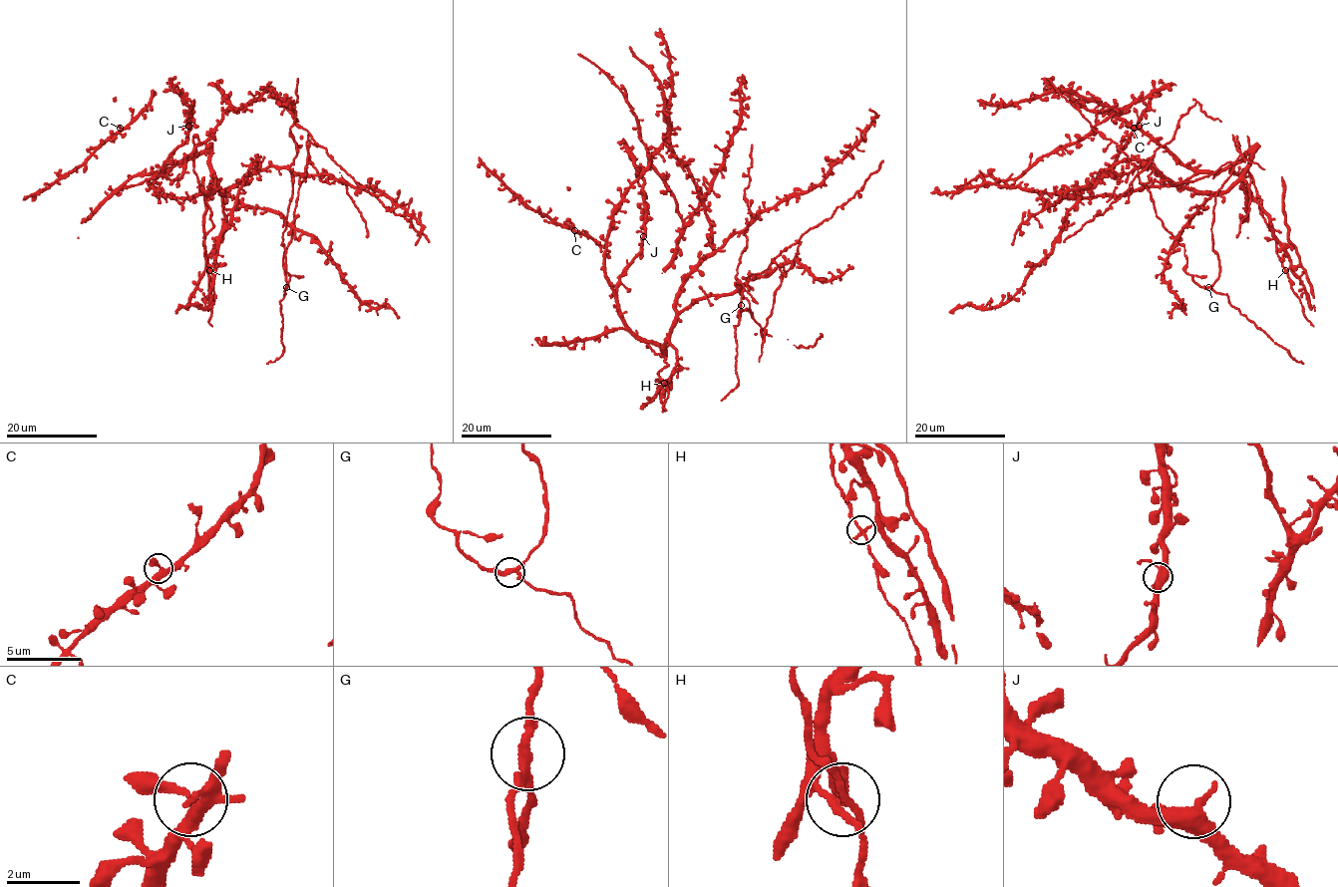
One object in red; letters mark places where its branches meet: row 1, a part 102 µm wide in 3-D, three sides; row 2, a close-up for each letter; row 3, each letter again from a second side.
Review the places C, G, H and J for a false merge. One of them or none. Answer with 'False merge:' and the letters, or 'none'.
False merge: G

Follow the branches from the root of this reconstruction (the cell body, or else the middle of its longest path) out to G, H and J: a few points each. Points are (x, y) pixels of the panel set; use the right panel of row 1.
G: (1140, 181), (1151, 193), (1156, 215), (1163, 226), (1184, 248), (1185, 272), (1199, 285), (1208, 288)
H: (1140, 181), (1140, 166), (1200, 191), (1228, 191), (1244, 180), (1288, 258), (1285, 269)
J: (1140, 181), (1136, 167), (1150, 166), (1194, 190), (1224, 191), (1251, 154), (1217, 171), (1191, 170), (1139, 126)

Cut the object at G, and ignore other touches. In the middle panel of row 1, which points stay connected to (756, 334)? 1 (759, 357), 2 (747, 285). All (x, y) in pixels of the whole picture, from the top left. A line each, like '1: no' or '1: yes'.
1: yes
2: no

